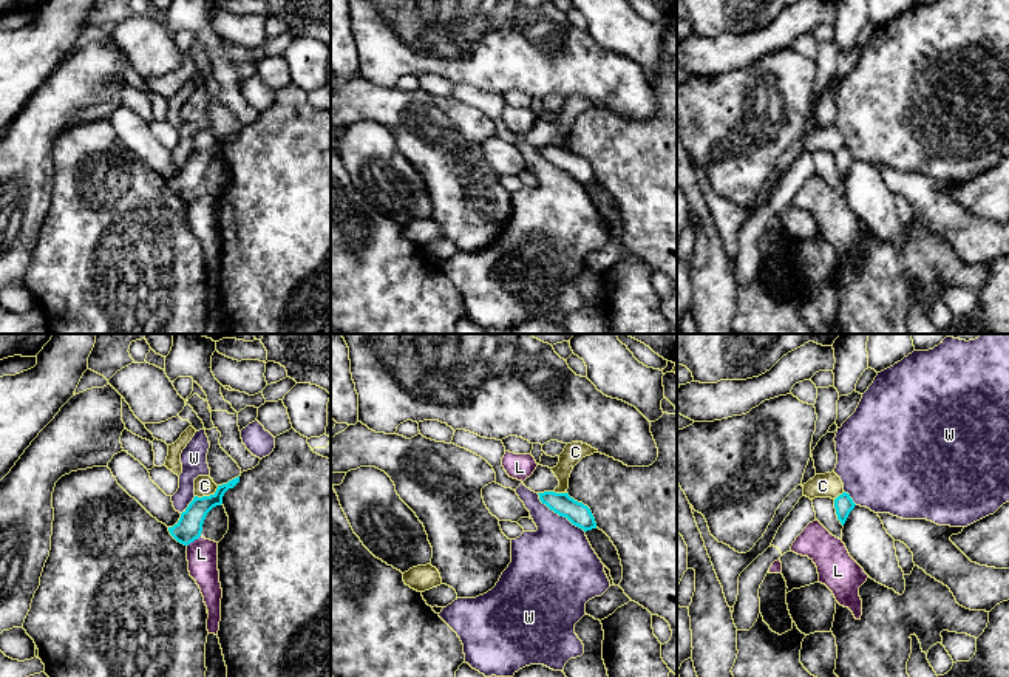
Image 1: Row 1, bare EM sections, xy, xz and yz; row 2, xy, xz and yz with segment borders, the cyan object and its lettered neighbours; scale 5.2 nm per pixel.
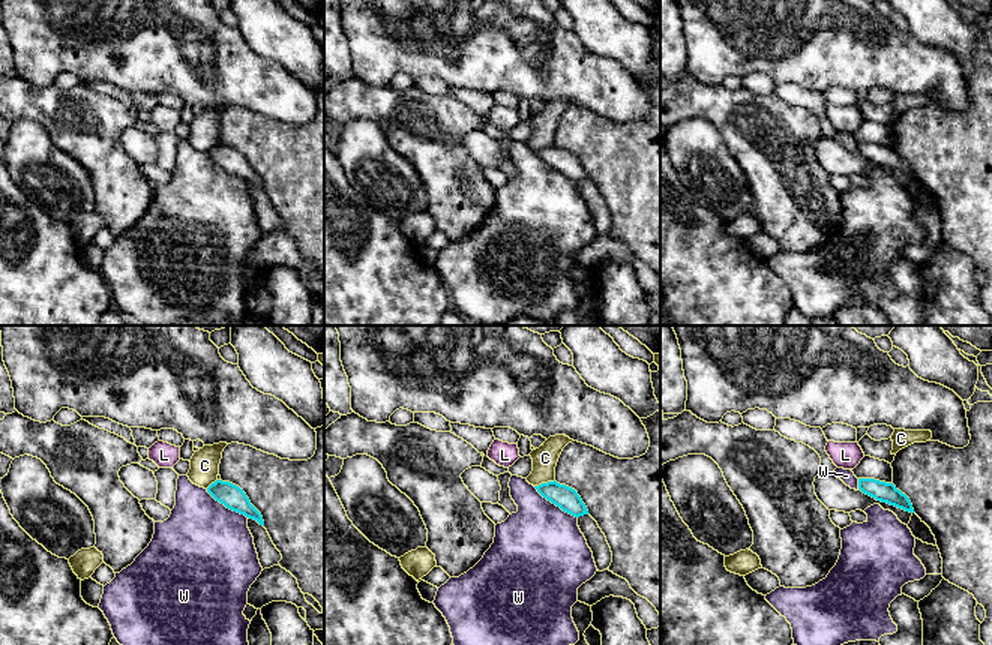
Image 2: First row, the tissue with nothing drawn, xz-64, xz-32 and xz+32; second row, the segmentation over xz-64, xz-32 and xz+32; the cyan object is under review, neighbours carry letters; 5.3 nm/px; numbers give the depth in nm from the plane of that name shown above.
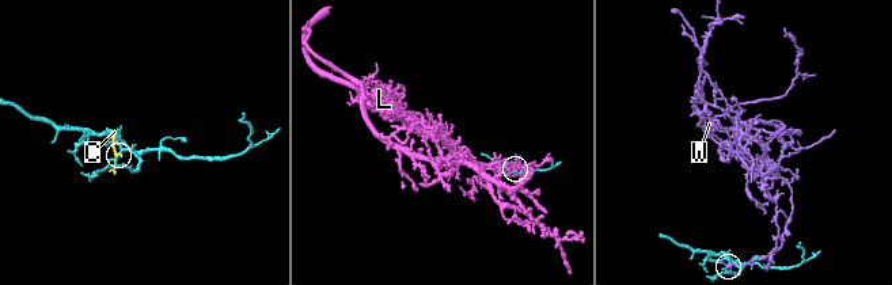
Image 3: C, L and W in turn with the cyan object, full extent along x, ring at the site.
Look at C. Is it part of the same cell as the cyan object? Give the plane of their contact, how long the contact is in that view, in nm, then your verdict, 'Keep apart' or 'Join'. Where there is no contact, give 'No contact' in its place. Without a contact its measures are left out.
Touches cyan in xy. Shared border 140 nm. Keep apart

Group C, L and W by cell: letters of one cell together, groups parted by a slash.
C / L / W

